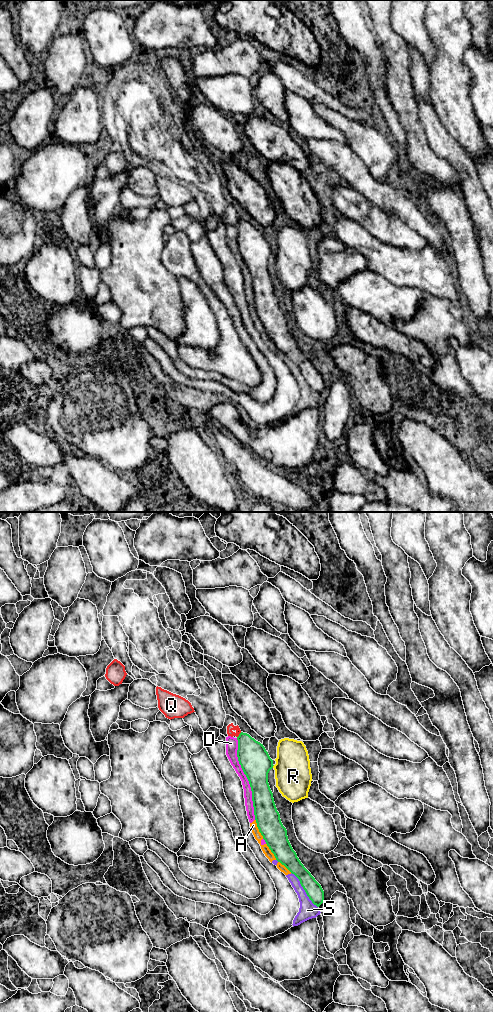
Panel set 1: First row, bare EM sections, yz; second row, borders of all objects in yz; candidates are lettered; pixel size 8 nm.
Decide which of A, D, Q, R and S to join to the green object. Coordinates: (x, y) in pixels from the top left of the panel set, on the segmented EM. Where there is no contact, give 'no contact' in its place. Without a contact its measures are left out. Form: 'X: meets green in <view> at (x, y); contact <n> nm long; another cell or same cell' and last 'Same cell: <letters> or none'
A: meets green in yz at (258, 828); contact 170 nm long; another cell
D: meets green in yz at (247, 778); contact 650 nm long; another cell
Q: meets green in yz at (239, 735); contact 60 nm long; another cell
R: meets green in yz at (273, 765); contact 30 nm long; another cell
S: meets green in yz at (304, 889); contact 360 nm long; another cell
Same cell: none

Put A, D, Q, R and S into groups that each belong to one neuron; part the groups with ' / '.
A D S / Q / R

